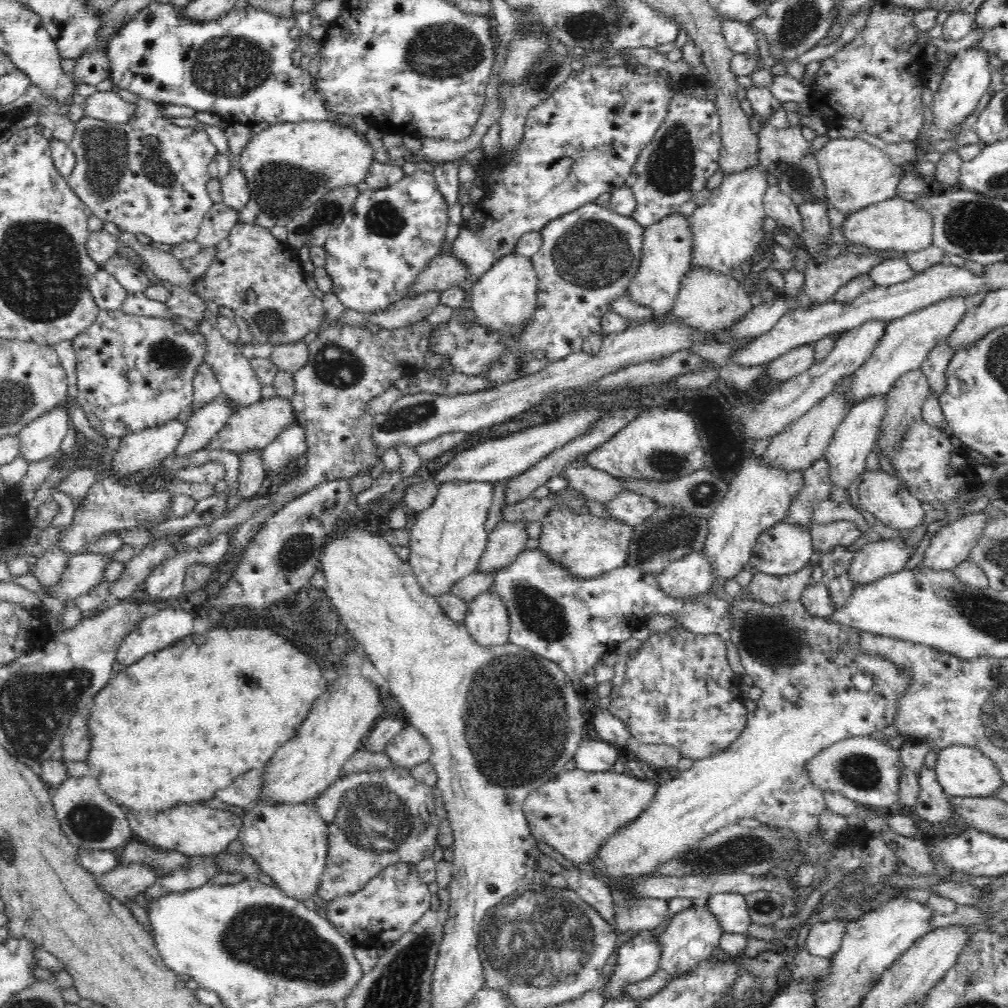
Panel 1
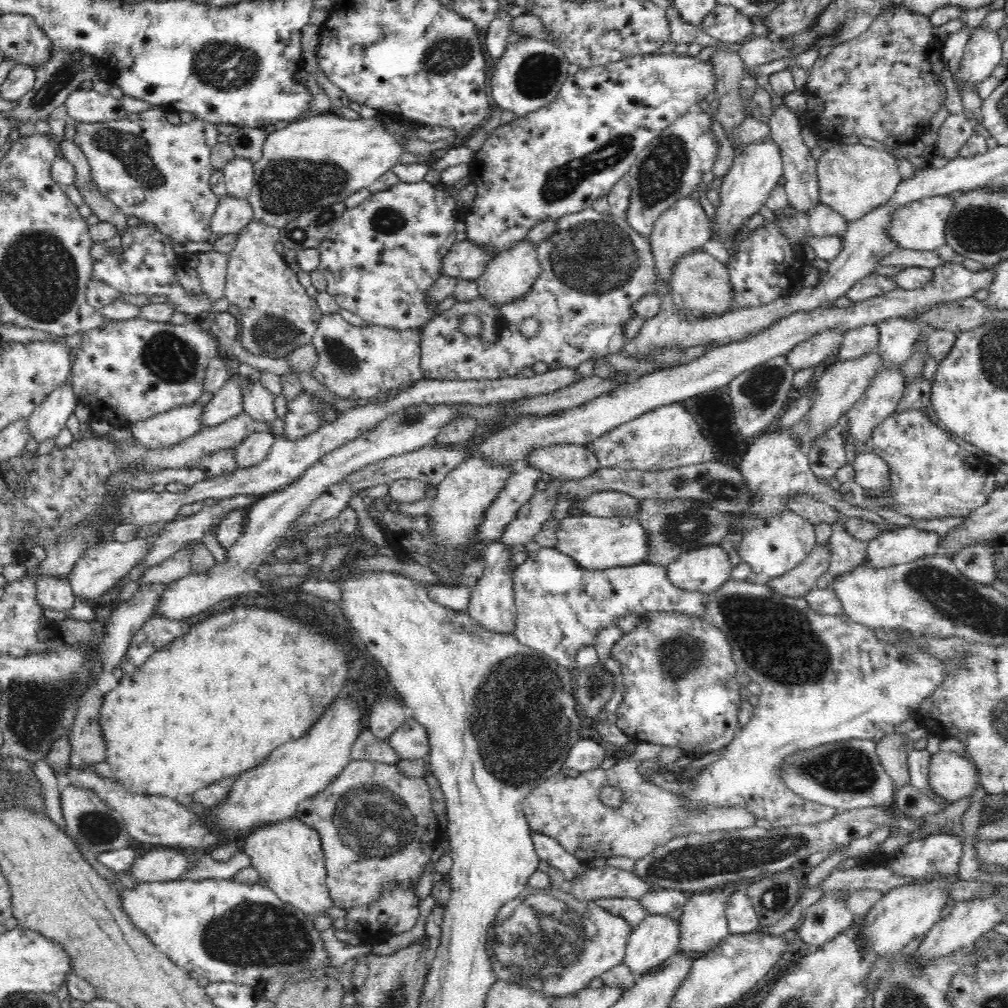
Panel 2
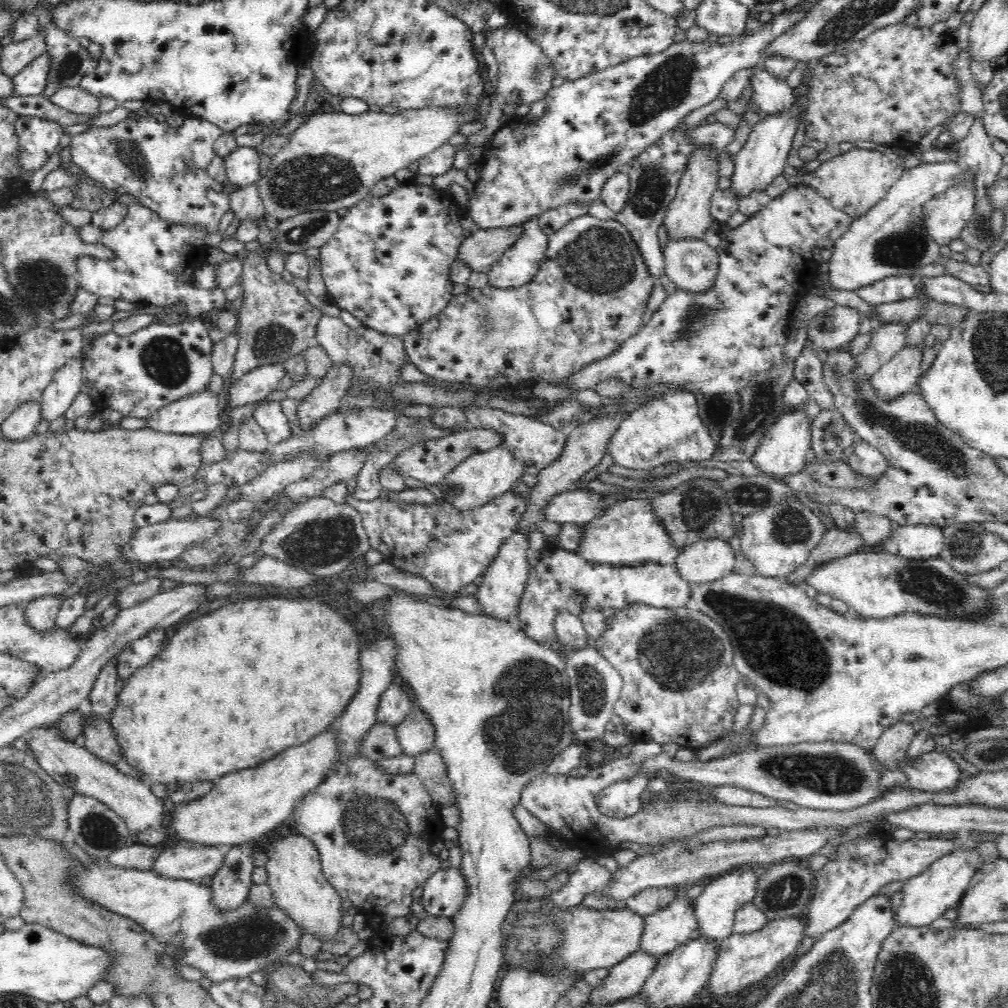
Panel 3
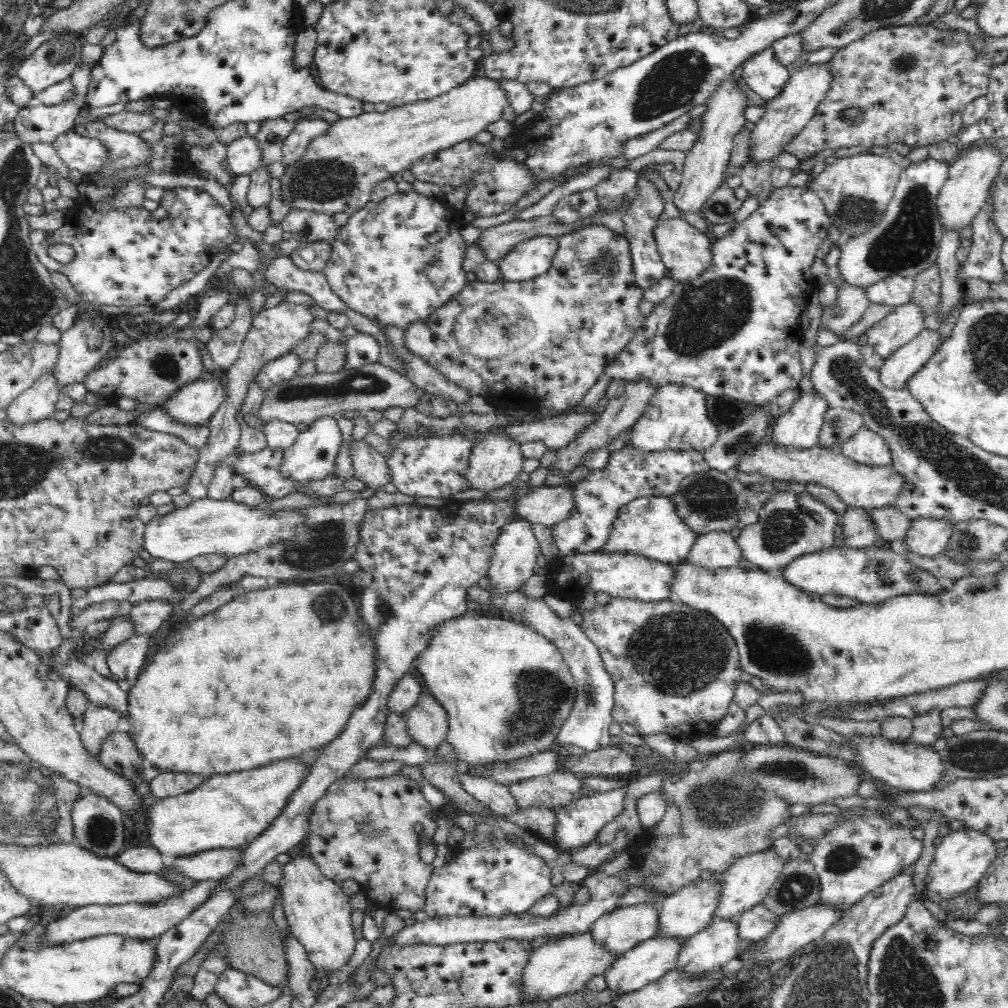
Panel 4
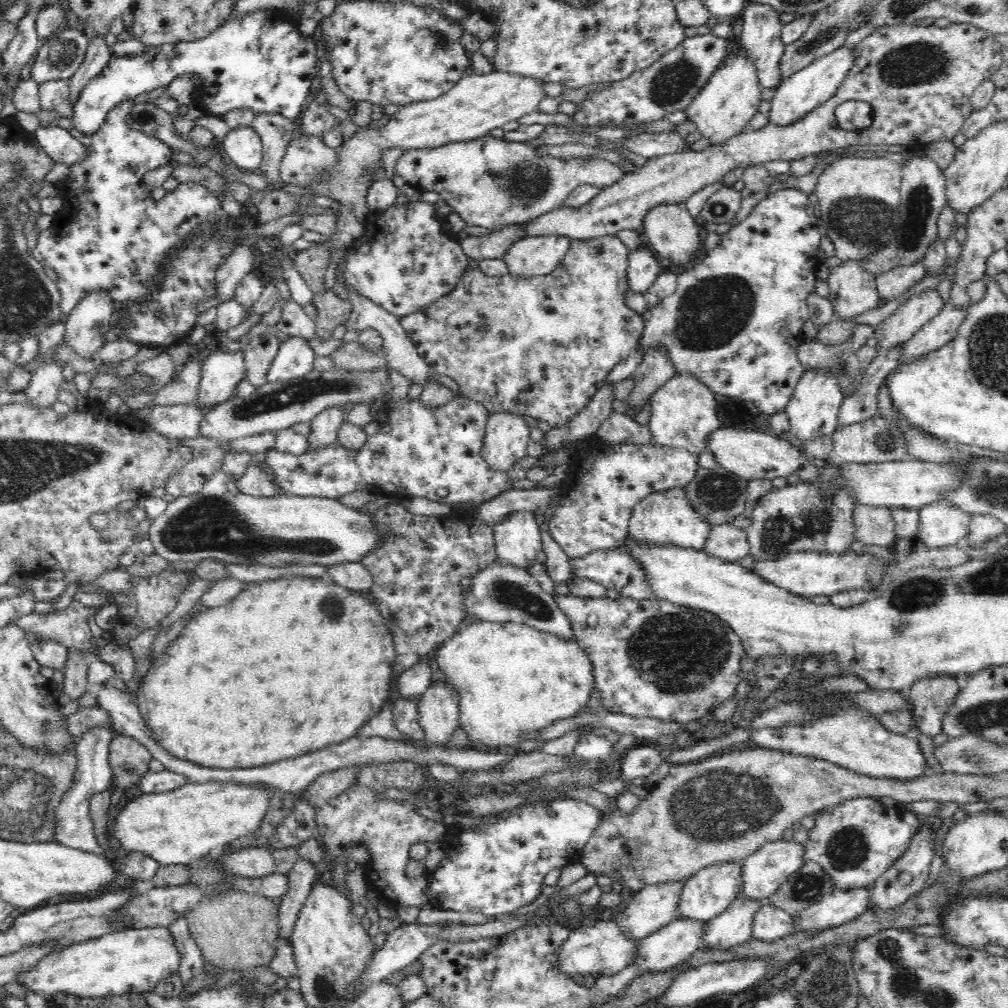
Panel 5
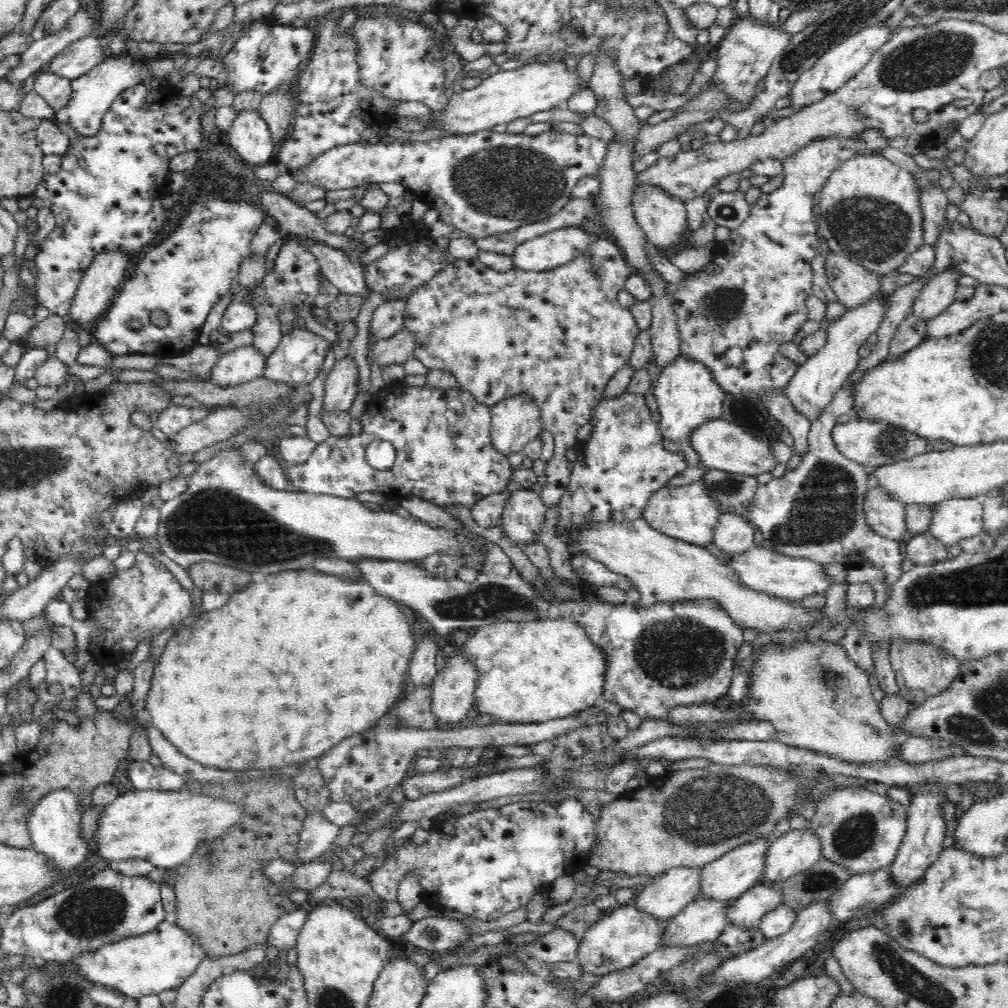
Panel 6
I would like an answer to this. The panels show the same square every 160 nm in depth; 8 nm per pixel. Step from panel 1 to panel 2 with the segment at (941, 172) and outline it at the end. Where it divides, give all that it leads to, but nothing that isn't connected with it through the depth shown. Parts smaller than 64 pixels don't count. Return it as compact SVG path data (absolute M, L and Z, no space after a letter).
M950 114L940 126L940 138L934 145L930 154L939 155L946 160L954 160L960 157L960 148L974 134L975 125L972 121L962 114Z

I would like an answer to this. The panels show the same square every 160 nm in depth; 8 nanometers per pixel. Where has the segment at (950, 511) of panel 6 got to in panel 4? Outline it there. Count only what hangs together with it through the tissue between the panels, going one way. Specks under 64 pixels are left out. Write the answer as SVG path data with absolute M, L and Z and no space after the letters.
M918 518L905 532L904 544L908 553L933 558L948 550L952 524L933 518Z

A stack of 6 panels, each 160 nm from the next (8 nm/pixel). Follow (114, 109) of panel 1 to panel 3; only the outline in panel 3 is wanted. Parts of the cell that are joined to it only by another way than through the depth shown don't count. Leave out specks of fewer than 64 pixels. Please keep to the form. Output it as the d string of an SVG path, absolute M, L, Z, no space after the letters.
M80 86L62 88L54 96L50 96L50 100L54 104L69 110L69 112L79 114L79 116L96 116L96 114L101 114L100 108L98 108L100 99L100 97L90 94Z

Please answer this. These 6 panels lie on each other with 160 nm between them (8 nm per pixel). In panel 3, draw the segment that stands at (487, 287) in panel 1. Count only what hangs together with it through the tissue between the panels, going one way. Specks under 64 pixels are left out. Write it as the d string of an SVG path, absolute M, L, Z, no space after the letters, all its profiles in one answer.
M538 218L524 222L520 238L487 272L488 285L506 290L519 288L533 280L539 271L547 247L547 236L538 226Z

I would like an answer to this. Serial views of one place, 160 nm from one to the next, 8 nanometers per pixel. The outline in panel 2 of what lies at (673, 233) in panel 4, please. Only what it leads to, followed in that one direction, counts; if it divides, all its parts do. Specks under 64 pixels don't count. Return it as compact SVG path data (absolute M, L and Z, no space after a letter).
M704 249L688 254L676 262L670 293L673 298L673 305L679 312L687 312L689 316L697 316L697 318L719 317L736 308L730 271L726 265Z

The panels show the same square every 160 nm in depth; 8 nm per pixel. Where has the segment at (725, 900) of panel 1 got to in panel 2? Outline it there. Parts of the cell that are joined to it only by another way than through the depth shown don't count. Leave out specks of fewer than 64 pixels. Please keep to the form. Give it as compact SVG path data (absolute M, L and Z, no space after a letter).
M734 891L726 902L726 919L731 935L752 933L760 927L758 916L746 894Z

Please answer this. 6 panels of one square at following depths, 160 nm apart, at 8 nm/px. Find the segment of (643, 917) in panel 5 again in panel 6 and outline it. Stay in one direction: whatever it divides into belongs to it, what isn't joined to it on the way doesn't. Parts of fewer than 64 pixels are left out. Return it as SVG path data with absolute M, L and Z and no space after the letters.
M674 868L654 877L632 896L634 909L654 921L668 921L696 900L700 868Z

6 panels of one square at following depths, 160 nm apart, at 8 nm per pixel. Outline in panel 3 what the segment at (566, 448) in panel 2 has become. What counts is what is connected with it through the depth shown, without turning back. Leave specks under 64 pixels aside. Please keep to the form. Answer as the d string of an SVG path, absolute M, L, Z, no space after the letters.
M472 406L470 409L464 409L464 412L468 415L471 428L489 429L494 433L499 433L502 437L501 446L508 450L518 463L522 463L524 466L536 466L542 470L552 466L564 453L568 431L557 430L545 422L532 420L526 416L507 414L500 410L478 409L477 406Z

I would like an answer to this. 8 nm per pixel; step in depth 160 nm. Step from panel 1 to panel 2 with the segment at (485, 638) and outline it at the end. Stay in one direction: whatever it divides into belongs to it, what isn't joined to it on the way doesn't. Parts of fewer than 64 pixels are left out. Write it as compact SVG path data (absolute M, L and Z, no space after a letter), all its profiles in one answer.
M488 541L484 546L483 555L486 566L483 574L477 580L476 586L471 588L469 605L467 608L469 616L481 626L483 630L496 634L513 634L517 608L513 597L511 576L514 568L509 568L512 560L513 550L506 549L498 541Z

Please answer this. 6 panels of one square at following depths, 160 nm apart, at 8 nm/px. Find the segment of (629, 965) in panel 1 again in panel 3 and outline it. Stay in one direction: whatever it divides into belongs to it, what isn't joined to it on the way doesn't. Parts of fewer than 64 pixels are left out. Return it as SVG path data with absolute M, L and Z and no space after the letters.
M679 896L666 909L646 916L638 949L652 959L660 960L689 942L698 926L694 901Z

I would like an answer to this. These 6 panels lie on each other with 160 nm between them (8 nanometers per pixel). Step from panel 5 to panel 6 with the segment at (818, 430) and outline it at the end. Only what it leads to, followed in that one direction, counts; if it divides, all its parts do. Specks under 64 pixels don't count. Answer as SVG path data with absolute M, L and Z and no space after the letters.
M878 293L874 294L866 304L848 309L842 317L829 324L828 342L816 351L808 360L799 365L796 374L788 384L787 397L796 413L804 416L806 422L812 424L825 414L832 404L835 394L844 386L849 376L856 370L859 361L859 348L865 340L878 328L888 306L883 304Z

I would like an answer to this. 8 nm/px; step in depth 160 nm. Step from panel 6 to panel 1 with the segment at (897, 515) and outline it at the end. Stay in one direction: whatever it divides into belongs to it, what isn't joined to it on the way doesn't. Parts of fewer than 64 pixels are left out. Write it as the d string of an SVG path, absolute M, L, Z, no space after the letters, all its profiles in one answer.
M808 564L803 570L794 574L772 576L771 574L753 574L746 592L754 602L766 606L776 606L780 602L798 601L802 591L810 585L813 567Z

